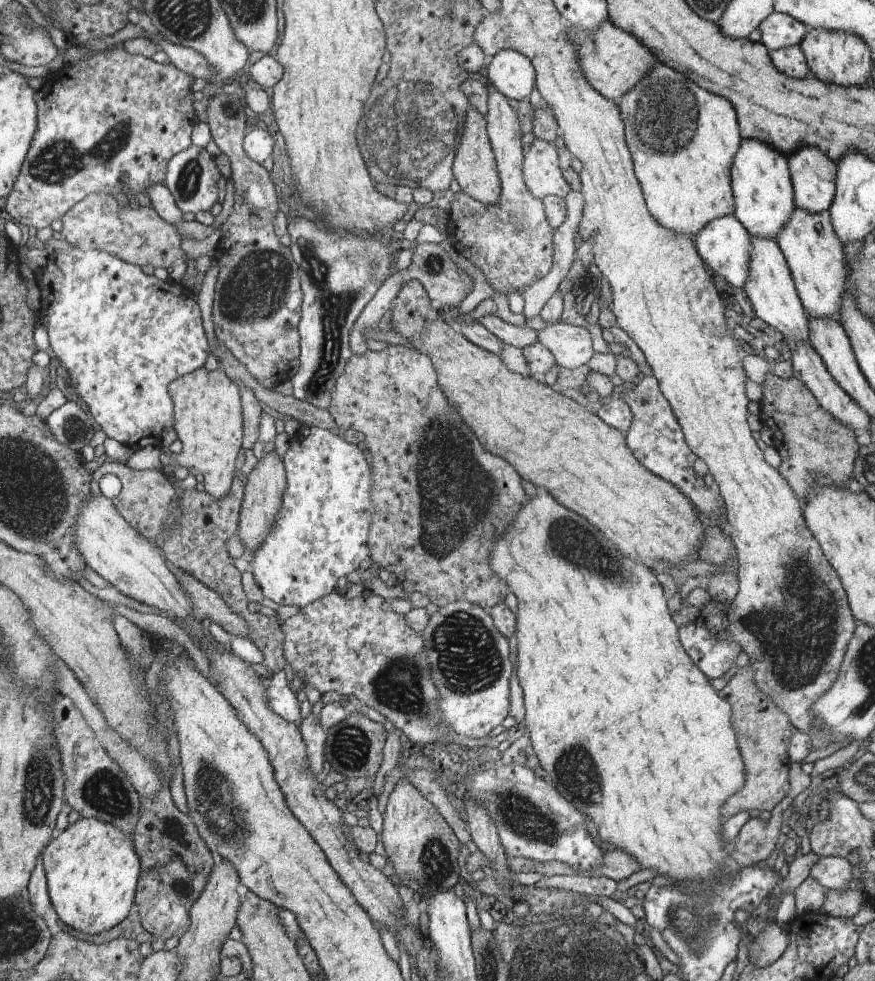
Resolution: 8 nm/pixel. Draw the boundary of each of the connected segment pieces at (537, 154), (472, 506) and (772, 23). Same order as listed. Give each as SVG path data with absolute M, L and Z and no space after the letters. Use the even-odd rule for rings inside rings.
M535 138L525 154L523 166L525 184L536 198L556 195L565 199L571 191L558 167L556 147L548 141Z
M388 345L381 351L368 351L364 354L354 354L345 372L337 380L336 388L333 392L332 404L328 412L334 418L334 422L341 431L345 432L349 428L364 433L363 444L372 454L373 466L373 504L376 507L373 517L373 530L370 533L370 546L372 547L371 559L376 564L388 572L394 572L397 576L397 582L402 584L405 591L409 594L422 593L428 594L431 602L439 607L448 605L454 600L468 600L468 602L479 604L481 607L492 609L498 602L505 600L508 585L505 579L494 571L491 565L490 552L497 546L497 542L509 532L510 526L514 526L517 520L517 514L521 512L522 506L526 504L526 492L522 488L522 479L514 466L506 462L481 445L480 439L472 431L472 428L465 422L465 419L454 410L454 405L448 399L448 396L441 389L437 381L437 368L434 366L428 355L417 351L414 347ZM390 552L400 552L402 558L406 560L386 560L382 554Z
M773 11L758 26L761 32L761 42L770 50L770 53L780 49L790 48L802 42L807 26L798 22L790 15Z

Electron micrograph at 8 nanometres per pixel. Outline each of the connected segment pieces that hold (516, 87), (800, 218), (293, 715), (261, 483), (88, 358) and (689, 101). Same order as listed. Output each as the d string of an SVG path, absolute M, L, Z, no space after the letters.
M498 50L491 56L482 72L488 85L501 91L512 101L528 100L537 85L532 61L515 50Z
M796 208L790 214L789 224L776 234L776 238L788 260L790 274L805 313L810 317L841 322L840 306L848 283L846 256L842 250L843 245L834 232L829 212L810 214L807 210Z
M285 667L273 674L269 685L270 706L273 710L289 723L301 721L296 693L290 689Z
M276 450L268 452L264 457L258 459L254 469L247 476L245 494L239 513L237 525L237 535L244 542L245 556L249 558L269 536L273 529L274 522L281 512L282 502L284 501L285 490L288 488L288 472L285 470L285 462Z
M71 247L67 251L59 250L50 255L46 266L36 269L34 274L41 292L41 320L46 323L49 346L68 370L70 382L72 382L78 398L88 406L90 414L102 426L102 430L106 432L108 437L137 450L144 447L144 436L146 436L146 444L154 444L155 447L158 447L162 430L174 428L175 425L175 407L172 398L170 398L168 385L176 381L182 374L194 372L194 370L204 366L208 352L211 352L208 350L209 344L202 325L198 302L180 284L172 284L172 280L169 278L162 281L155 275L146 276L140 270L140 266L124 262L117 255L104 250L81 251L76 247Z
M657 61L645 78L618 100L618 106L622 109L622 118L626 123L626 142L646 204L662 226L694 237L709 222L733 214L735 204L730 168L740 148L742 135L736 108L728 98L706 92L681 71Z

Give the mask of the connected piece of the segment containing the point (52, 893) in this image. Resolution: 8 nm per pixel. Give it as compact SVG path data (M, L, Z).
M98 818L78 819L61 831L42 853L48 896L59 919L88 934L113 929L128 916L140 878L140 855L136 856L128 834Z

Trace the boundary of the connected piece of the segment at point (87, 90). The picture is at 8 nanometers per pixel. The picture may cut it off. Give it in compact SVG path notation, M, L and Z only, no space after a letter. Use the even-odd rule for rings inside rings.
M116 46L110 52L102 51L96 56L86 55L76 64L64 65L58 84L46 82L38 92L38 134L13 192L6 198L6 212L17 224L45 228L89 194L116 196L122 192L134 200L150 186L164 183L169 161L189 148L192 128L200 122L194 114L192 82L192 76L184 74L172 63L160 64L144 56L130 54L123 46Z

